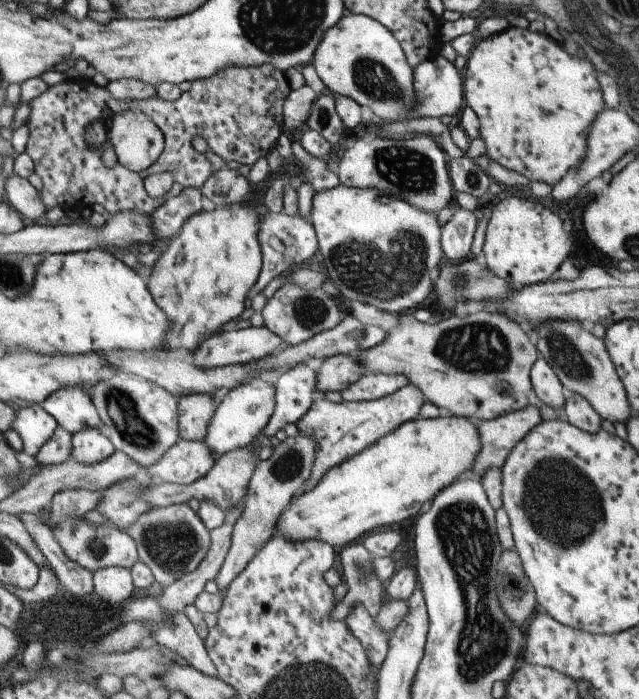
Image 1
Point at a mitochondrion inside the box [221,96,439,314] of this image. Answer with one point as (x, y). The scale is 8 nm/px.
(392, 265)

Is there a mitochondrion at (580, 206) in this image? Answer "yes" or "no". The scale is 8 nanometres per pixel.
no

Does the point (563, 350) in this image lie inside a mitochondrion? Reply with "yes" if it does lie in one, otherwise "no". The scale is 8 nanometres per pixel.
yes

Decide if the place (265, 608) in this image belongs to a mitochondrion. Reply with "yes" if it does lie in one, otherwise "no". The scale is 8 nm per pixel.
no

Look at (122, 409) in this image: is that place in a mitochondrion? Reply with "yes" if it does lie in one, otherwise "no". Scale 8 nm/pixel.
yes

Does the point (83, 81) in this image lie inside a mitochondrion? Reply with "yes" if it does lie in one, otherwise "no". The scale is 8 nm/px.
no

